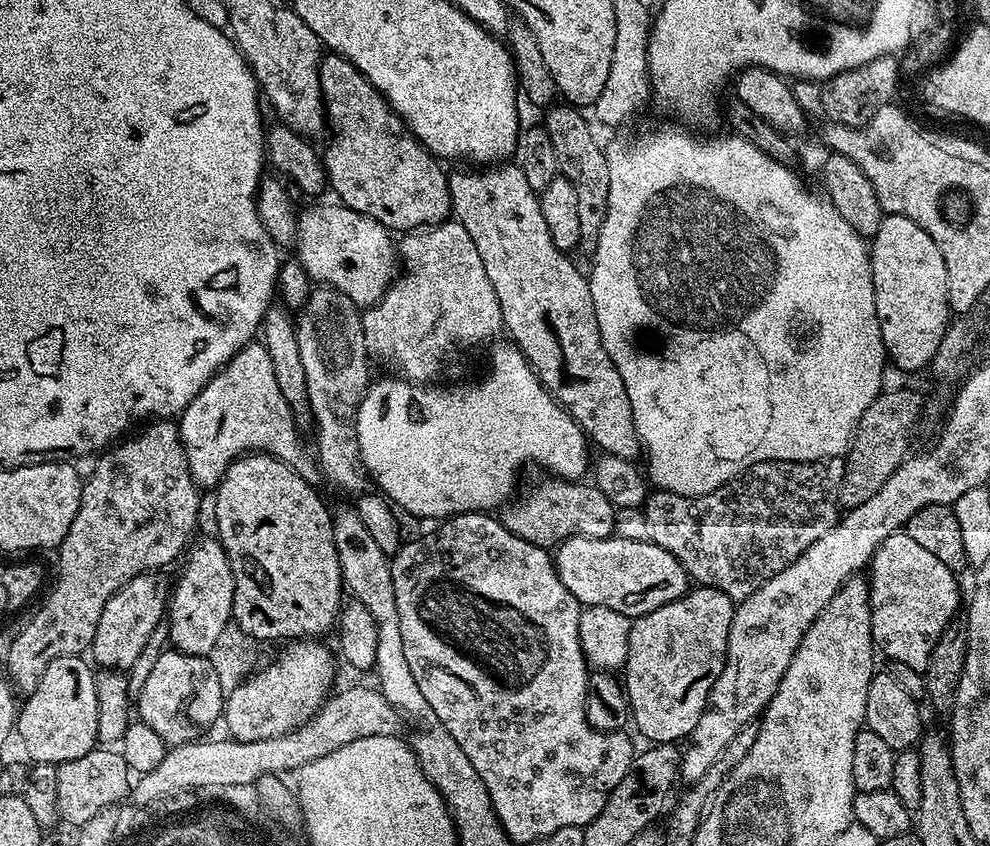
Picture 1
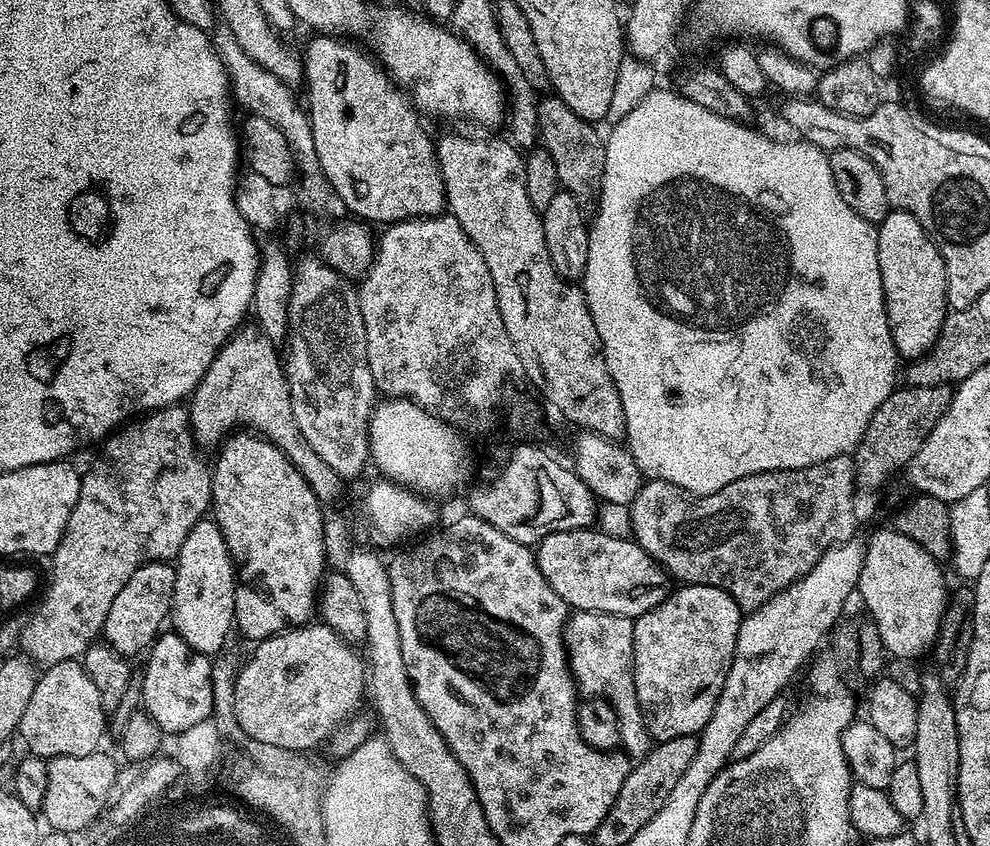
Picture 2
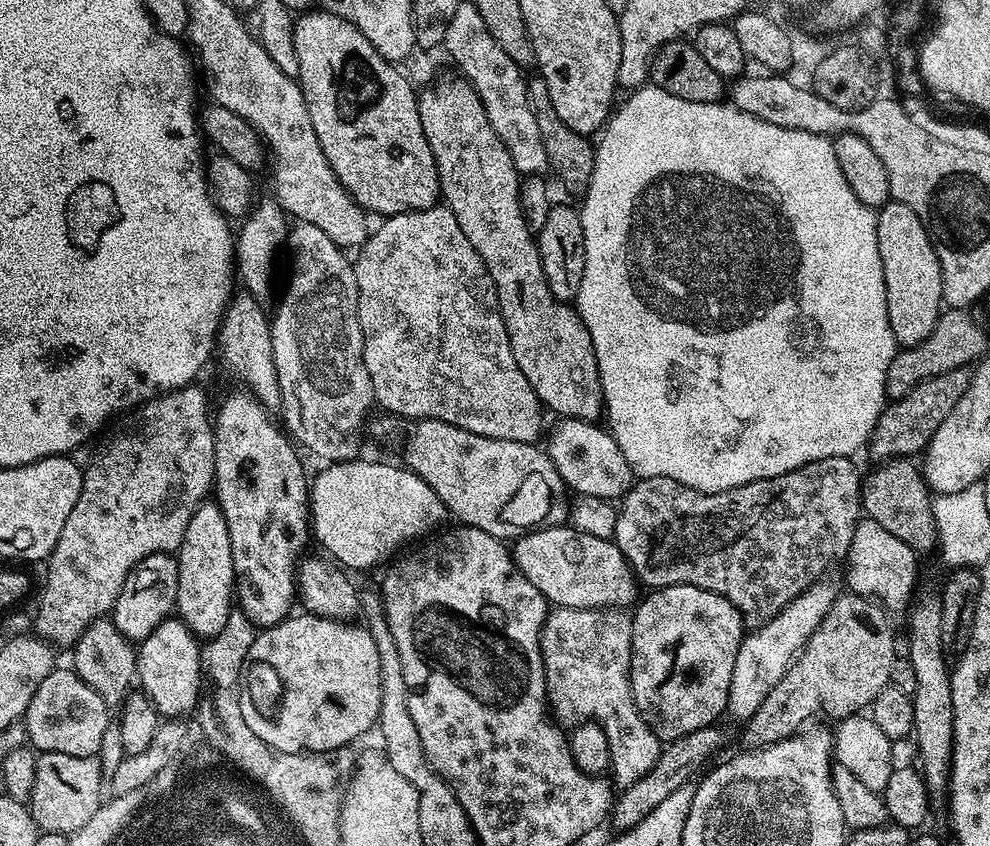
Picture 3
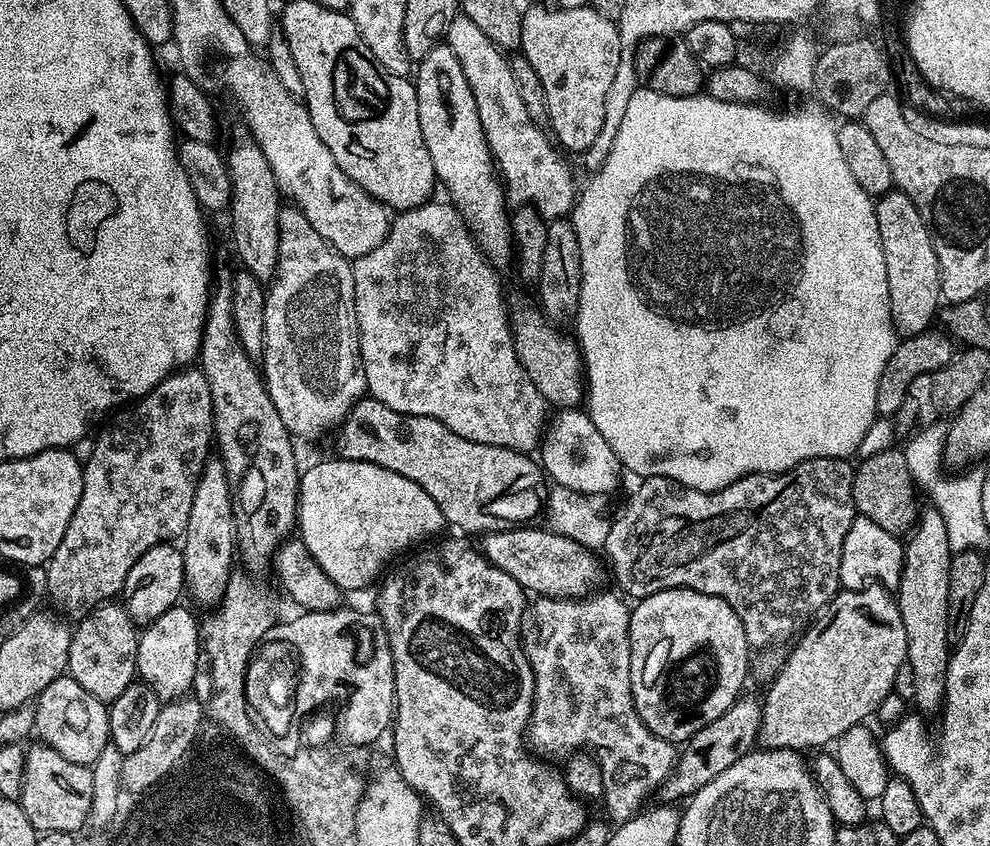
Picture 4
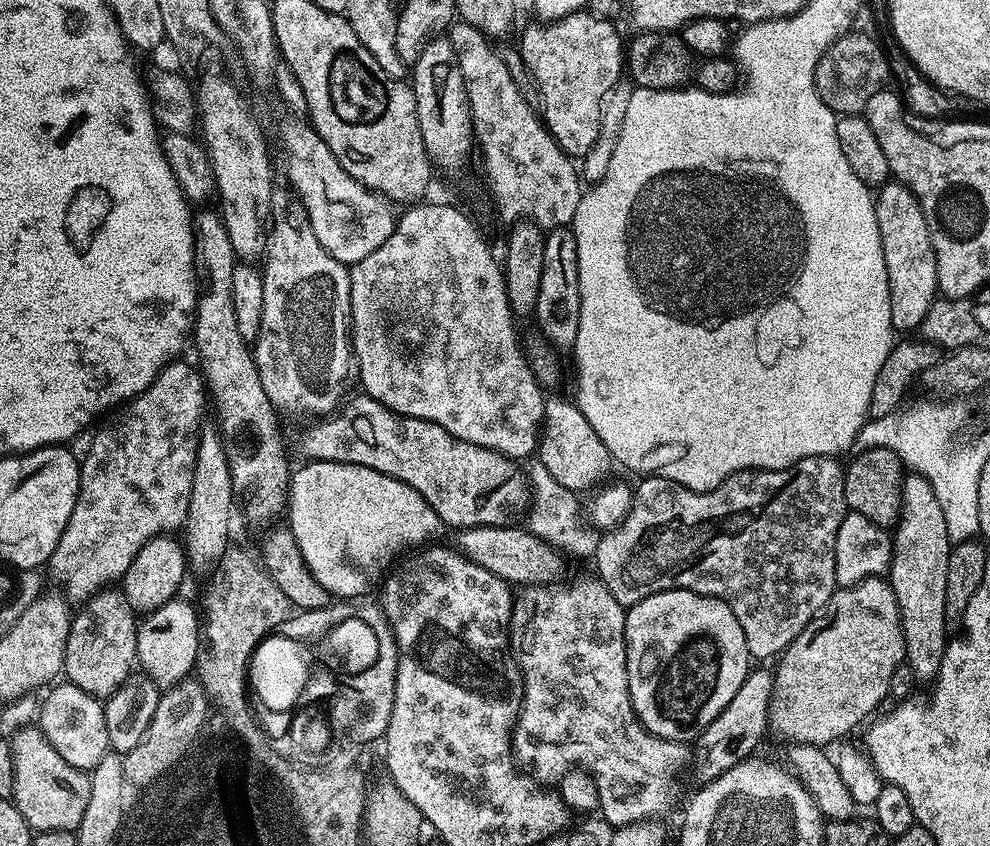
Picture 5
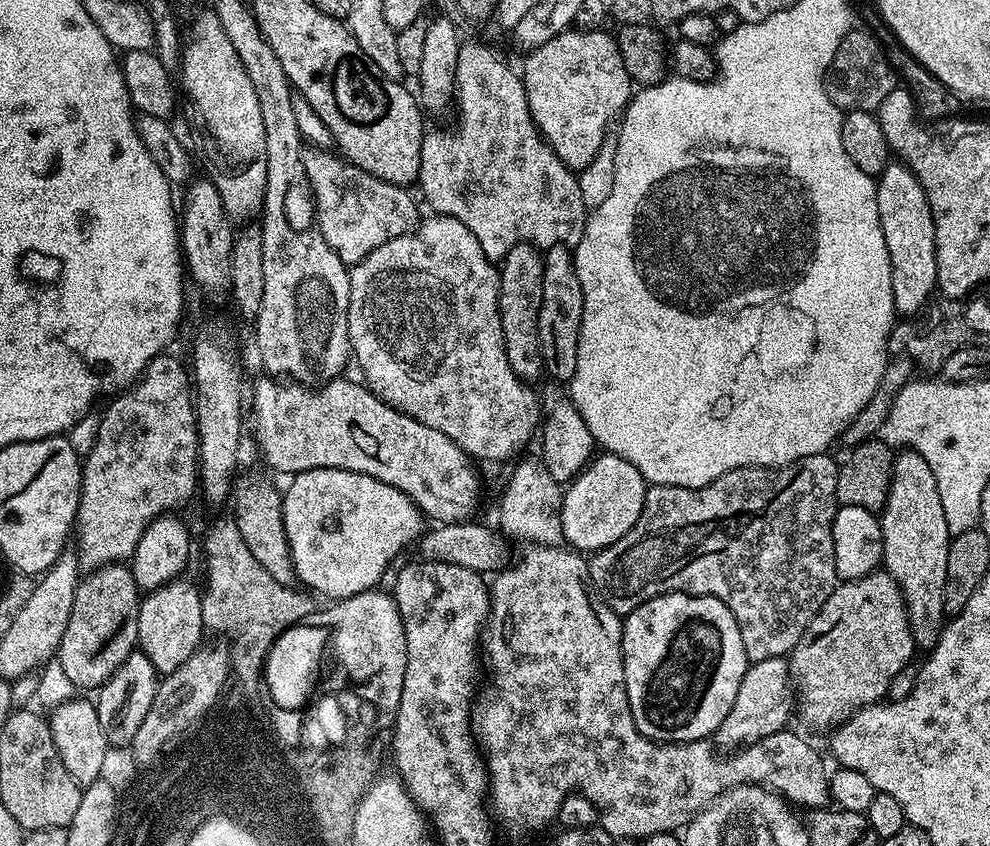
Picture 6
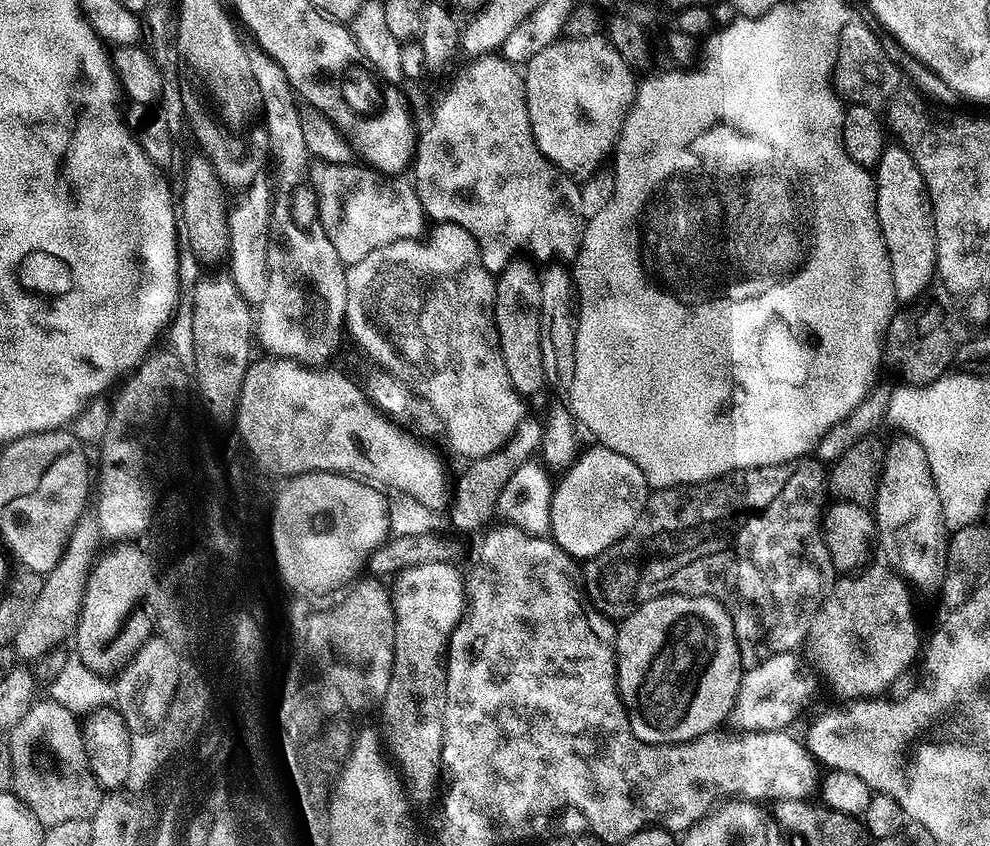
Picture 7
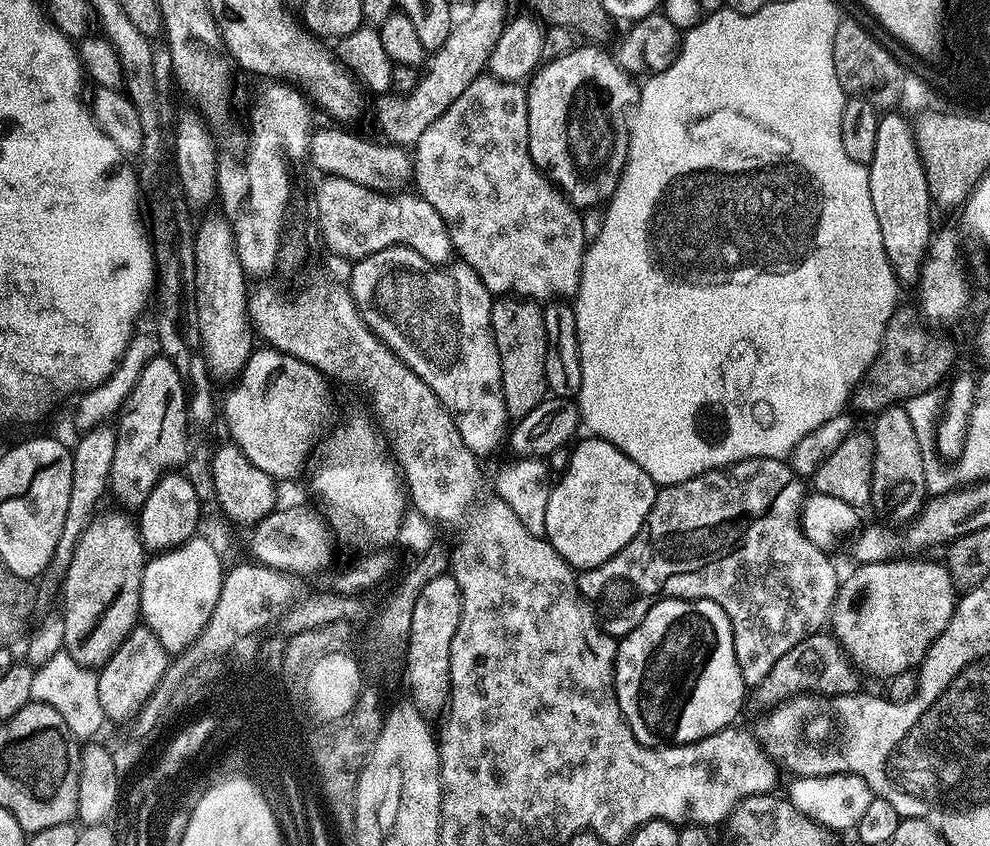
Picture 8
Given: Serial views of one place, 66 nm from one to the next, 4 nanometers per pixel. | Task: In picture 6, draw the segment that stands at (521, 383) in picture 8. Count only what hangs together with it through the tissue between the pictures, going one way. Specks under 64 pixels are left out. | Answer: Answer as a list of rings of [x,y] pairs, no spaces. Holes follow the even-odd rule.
[[[515,244],[499,265],[500,275],[500,321],[502,322],[502,338],[506,346],[506,358],[510,362],[510,370],[519,380],[533,382],[545,375],[542,346],[538,338],[538,314],[542,310],[542,274],[544,273],[544,257],[541,249],[532,244]]]

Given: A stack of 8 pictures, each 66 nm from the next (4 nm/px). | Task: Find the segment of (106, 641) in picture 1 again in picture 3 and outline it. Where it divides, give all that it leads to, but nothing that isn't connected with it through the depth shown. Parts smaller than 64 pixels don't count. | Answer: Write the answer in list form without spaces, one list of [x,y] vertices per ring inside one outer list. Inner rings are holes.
[[[159,552],[148,555],[131,571],[115,600],[112,619],[124,637],[133,642],[145,640],[175,609],[178,590],[176,556]]]

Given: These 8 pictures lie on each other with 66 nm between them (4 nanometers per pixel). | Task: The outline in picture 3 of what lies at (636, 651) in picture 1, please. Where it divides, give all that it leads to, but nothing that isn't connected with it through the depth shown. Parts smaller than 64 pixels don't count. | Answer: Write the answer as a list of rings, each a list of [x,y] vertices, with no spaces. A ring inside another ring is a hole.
[[[675,584],[649,591],[647,595],[631,613],[630,682],[634,702],[652,733],[662,742],[671,742],[681,740],[694,730],[711,728],[719,721],[716,719],[720,715],[725,715],[730,680],[734,678],[734,664],[746,635],[746,625],[739,610],[730,601],[698,586]]]

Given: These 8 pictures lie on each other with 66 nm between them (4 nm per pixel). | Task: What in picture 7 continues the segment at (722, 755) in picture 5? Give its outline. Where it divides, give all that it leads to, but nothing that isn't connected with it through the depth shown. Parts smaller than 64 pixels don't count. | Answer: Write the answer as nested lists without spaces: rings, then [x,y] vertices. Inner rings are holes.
[[[793,650],[774,654],[740,677],[740,689],[732,707],[730,724],[742,732],[778,732],[787,729],[800,716],[800,711],[820,688],[816,672]]]

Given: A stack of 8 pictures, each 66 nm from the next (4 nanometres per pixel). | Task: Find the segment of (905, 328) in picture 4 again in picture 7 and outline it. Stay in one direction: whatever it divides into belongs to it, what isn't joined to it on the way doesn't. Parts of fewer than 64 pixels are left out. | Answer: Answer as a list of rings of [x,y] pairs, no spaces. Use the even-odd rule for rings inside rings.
[[[893,142],[885,147],[882,158],[874,169],[876,185],[876,213],[882,230],[884,245],[890,258],[890,278],[894,278],[897,301],[916,302],[936,275],[936,231],[934,214],[922,170],[904,148],[903,143]]]

